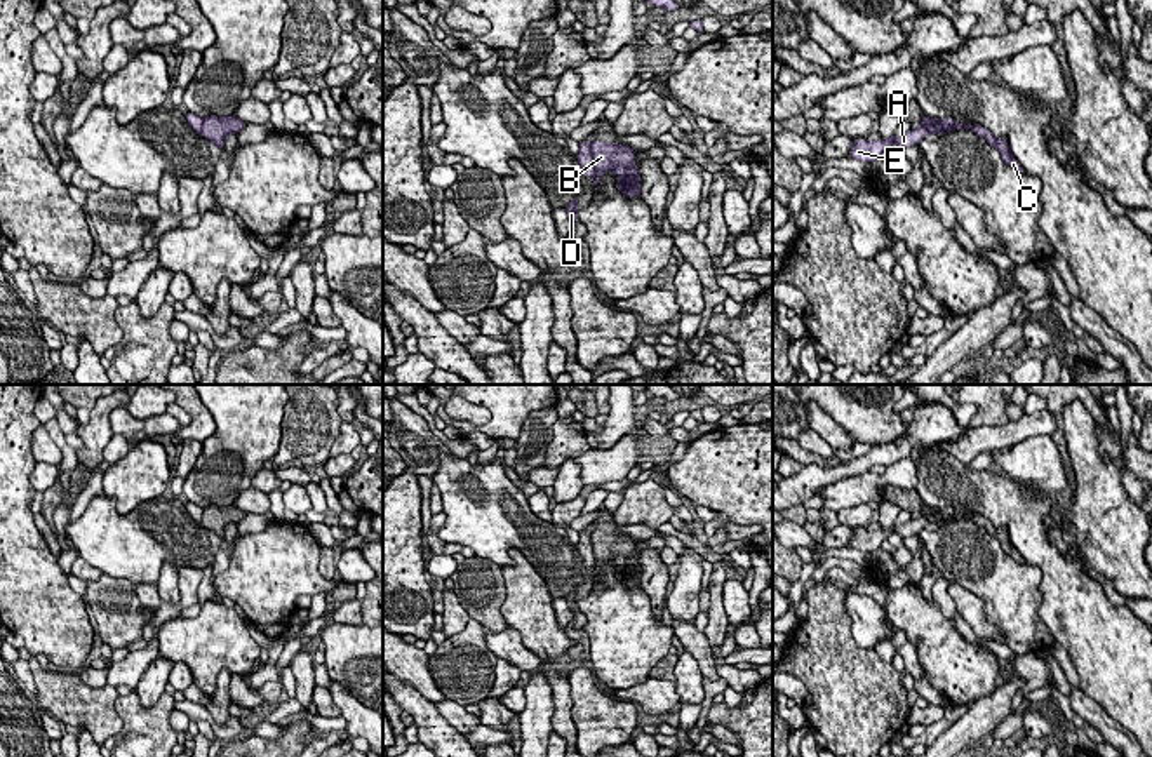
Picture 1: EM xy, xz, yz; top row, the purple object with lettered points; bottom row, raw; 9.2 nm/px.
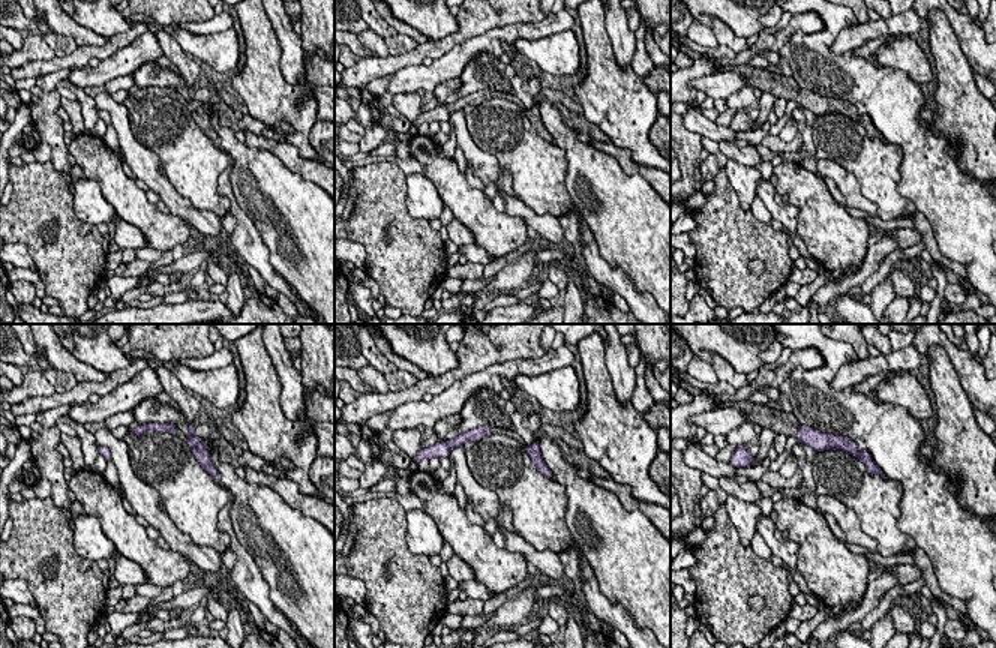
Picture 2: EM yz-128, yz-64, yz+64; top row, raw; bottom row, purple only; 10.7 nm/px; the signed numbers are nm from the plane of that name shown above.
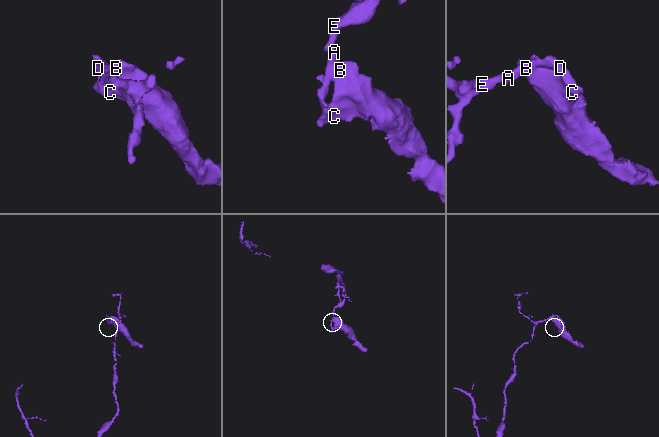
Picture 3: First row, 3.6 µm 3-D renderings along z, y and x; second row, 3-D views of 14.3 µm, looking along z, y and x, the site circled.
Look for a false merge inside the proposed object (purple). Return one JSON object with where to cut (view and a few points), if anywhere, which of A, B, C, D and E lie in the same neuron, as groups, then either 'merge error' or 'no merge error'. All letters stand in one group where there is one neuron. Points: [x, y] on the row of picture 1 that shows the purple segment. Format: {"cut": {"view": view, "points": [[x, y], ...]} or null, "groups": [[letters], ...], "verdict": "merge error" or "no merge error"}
{"cut": {"view": "xz", "points": [[590, 145], [592, 176]]}, "groups": [["A", "D", "E"], ["B", "C"]], "verdict": "merge error"}

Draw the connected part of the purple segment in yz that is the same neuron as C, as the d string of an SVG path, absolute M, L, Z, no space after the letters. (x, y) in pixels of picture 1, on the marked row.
M922 117L919 120L921 125L928 127L929 132L934 132L938 137L943 136L945 132L955 131L955 129L971 129L978 136L988 141L990 146L997 148L1001 151L1001 157L1006 165L1015 169L1018 174L1025 174L1025 169L1020 165L1020 162L1013 157L1008 139L1006 137L994 137L988 129L983 125L973 125L973 124L952 124L952 125L941 125L938 118L933 117Z

